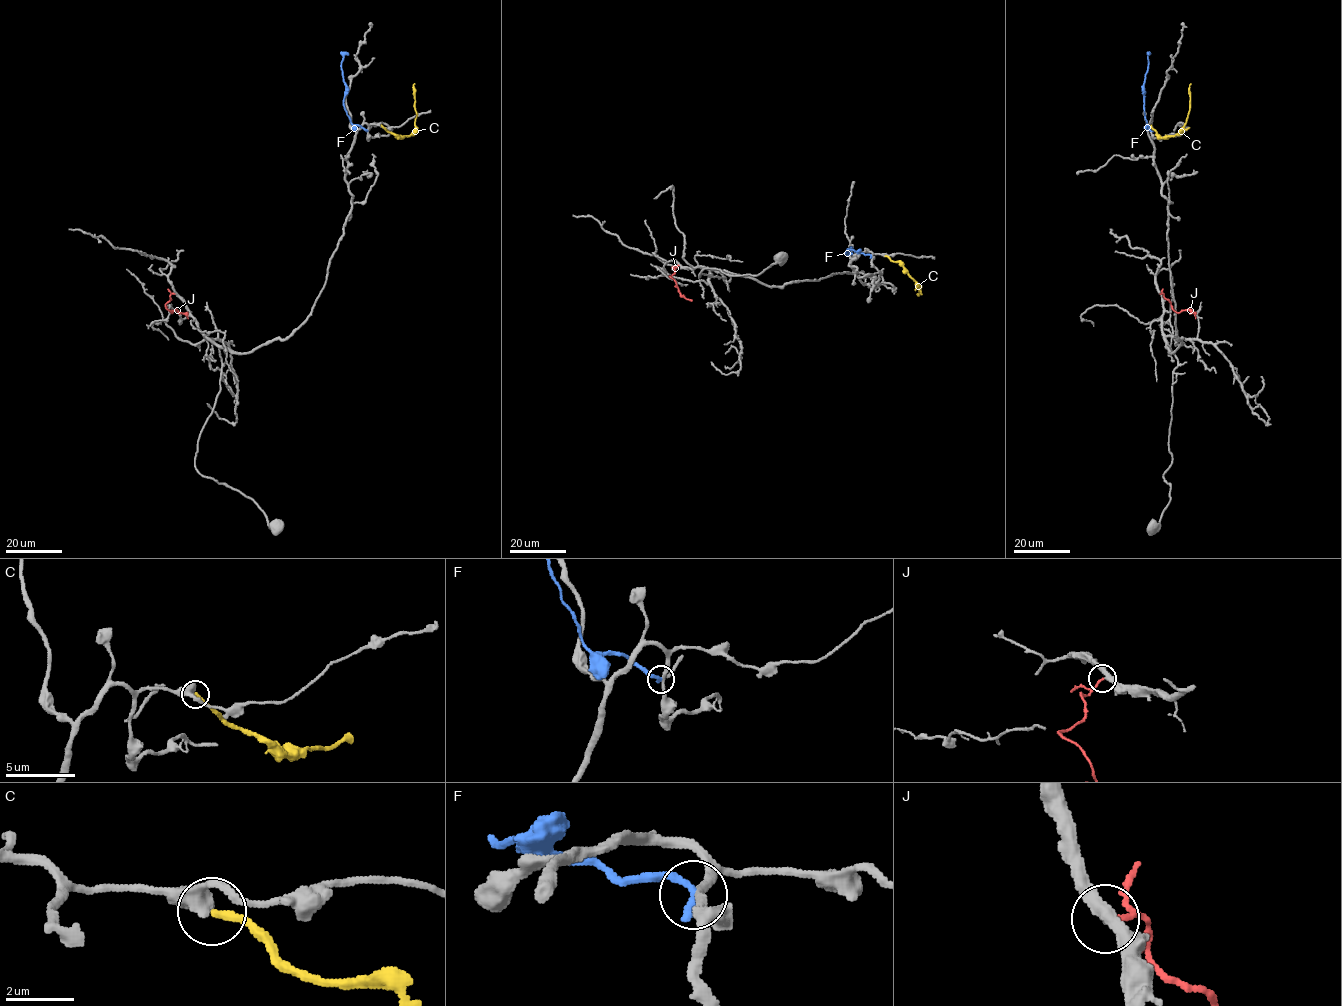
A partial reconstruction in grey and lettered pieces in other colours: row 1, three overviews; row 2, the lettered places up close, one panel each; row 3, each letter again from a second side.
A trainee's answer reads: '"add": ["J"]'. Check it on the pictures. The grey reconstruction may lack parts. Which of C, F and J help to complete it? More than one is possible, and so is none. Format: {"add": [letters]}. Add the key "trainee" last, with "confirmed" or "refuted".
{"add": ["J"], "trainee": "confirmed"}

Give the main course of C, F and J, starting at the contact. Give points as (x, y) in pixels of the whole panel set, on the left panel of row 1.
C: (381, 125), (398, 137), (408, 136), (413, 131), (416, 116), (414, 83)
F: (367, 130), (352, 124), (343, 105), (345, 83), (341, 61), (348, 54)
J: (174, 293), (165, 307), (188, 318)

